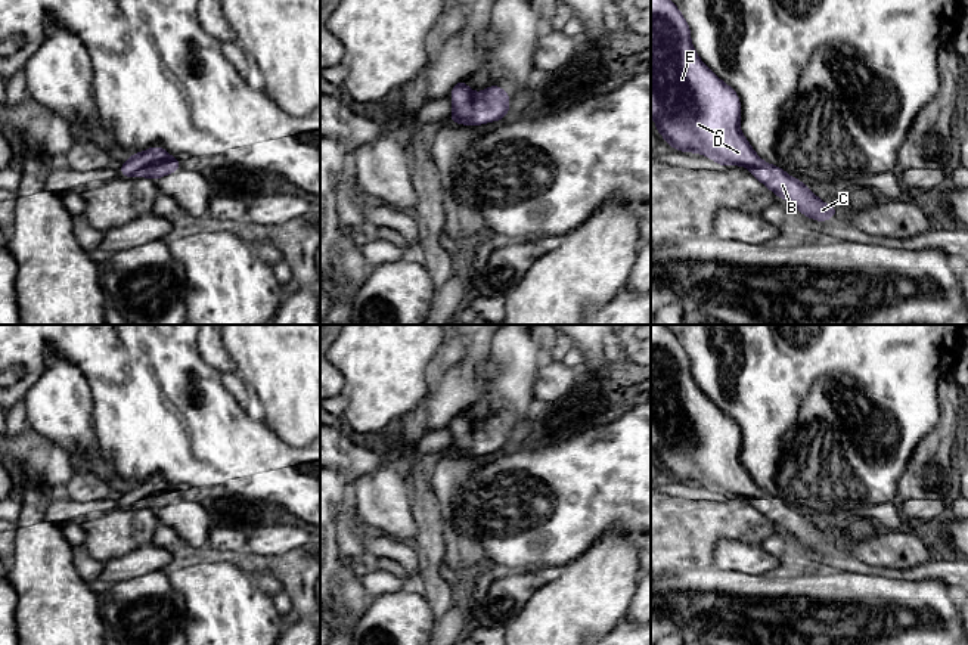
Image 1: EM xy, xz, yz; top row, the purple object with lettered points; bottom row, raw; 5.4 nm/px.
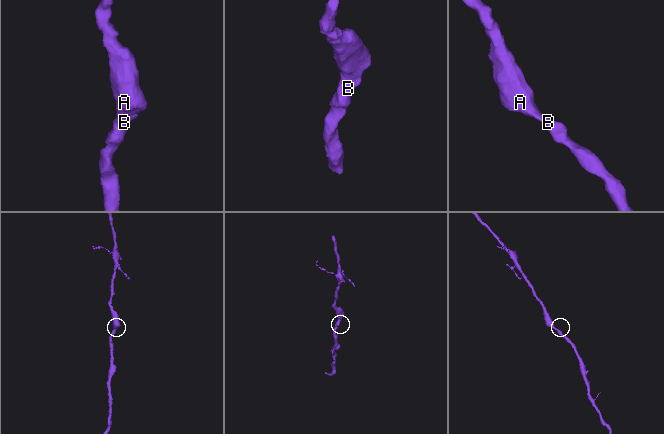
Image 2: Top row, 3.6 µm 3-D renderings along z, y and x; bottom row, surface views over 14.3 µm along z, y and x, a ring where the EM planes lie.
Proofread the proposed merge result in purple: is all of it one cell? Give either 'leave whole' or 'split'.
leave whole

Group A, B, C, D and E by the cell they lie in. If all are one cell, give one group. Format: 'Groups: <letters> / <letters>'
Groups: A B C D E

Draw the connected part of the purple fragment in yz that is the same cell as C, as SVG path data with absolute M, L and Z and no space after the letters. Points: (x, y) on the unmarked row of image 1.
M651 325L651 447L674 481L748 499L806 548L828 552L840 542L754 483L739 458L738 424L699 390L686 350L666 325Z

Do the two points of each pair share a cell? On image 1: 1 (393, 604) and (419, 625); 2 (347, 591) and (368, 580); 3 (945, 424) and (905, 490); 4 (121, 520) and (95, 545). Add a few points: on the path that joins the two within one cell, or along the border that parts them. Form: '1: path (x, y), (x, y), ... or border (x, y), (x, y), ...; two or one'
1: path (399, 610), (413, 623); one
2: border (359, 576), (359, 580), (372, 597); two
3: path (940, 440), (922, 462), (921, 474); one
4: path (115, 526), (101, 540); one

